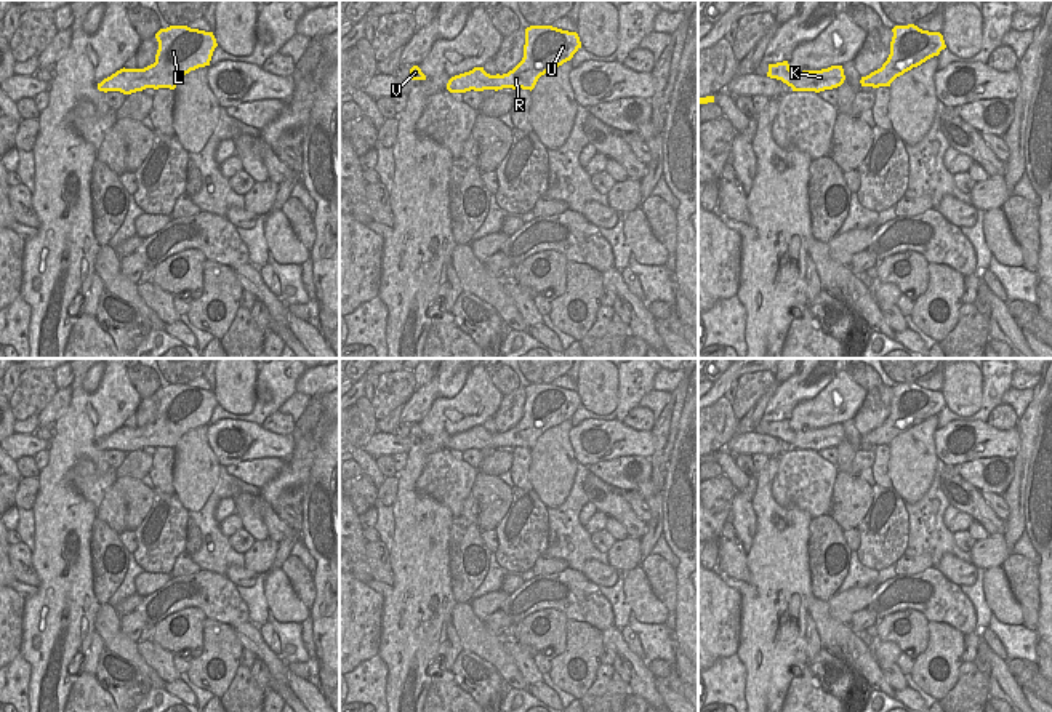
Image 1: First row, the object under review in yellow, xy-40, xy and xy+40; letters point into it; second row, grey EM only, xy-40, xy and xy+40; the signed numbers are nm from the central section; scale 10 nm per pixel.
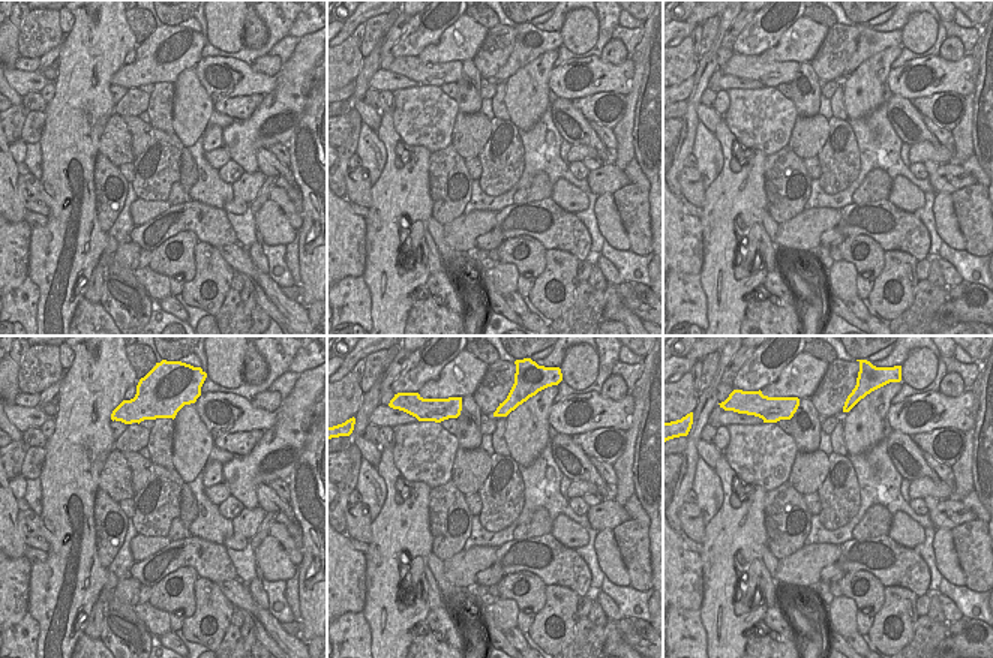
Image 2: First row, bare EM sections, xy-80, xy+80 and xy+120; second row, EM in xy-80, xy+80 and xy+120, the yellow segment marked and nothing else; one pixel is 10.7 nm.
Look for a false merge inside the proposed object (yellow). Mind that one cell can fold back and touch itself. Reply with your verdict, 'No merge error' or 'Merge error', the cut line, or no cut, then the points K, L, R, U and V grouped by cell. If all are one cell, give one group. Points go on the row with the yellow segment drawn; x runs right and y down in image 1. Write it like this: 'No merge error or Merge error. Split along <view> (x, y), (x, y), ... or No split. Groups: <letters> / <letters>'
No merge error. No split. Groups: K L R U V.

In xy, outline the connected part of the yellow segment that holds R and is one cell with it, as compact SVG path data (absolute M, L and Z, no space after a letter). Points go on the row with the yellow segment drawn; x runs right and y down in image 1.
M530 26L525 29L522 61L508 74L490 75L484 67L455 75L448 80L450 93L522 88L533 90L538 78L548 70L570 61L581 48L576 32L562 30L552 26Z

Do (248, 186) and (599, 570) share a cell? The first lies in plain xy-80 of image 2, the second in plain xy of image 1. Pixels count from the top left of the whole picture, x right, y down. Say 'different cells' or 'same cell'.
different cells

